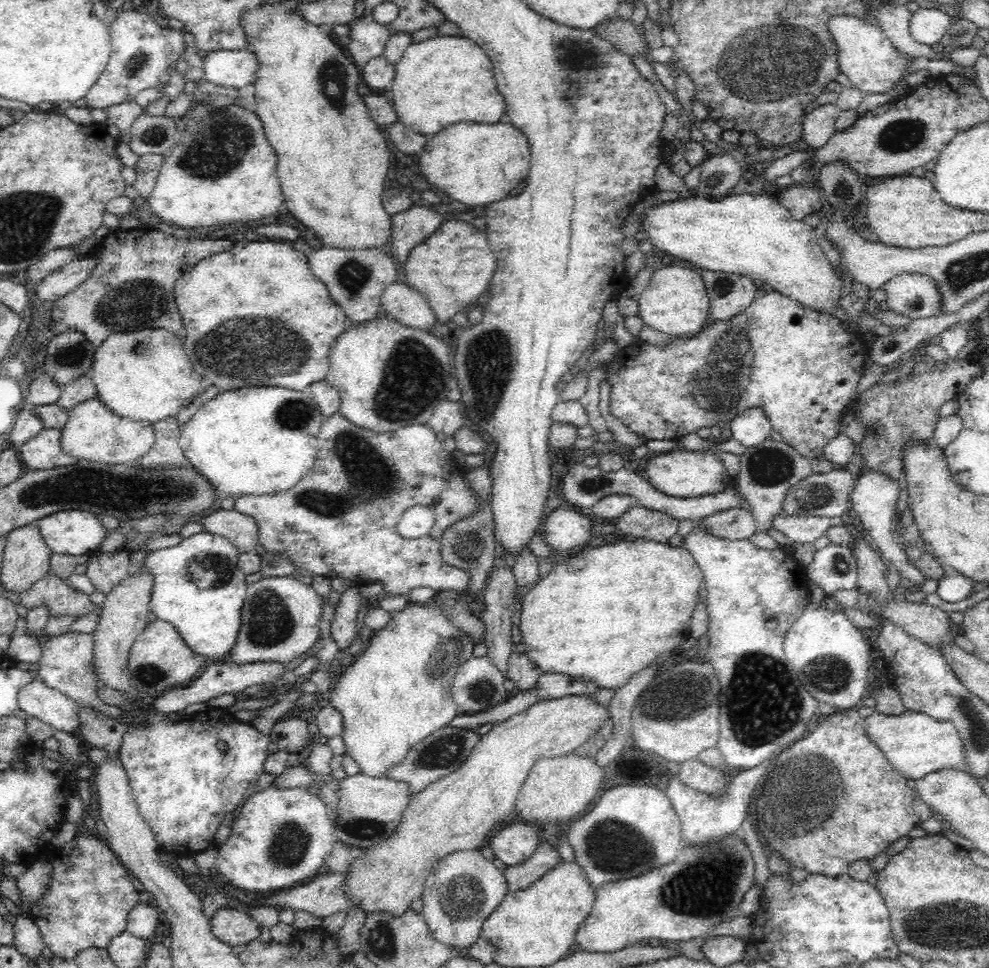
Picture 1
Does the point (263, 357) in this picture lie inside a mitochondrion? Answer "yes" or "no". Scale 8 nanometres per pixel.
yes

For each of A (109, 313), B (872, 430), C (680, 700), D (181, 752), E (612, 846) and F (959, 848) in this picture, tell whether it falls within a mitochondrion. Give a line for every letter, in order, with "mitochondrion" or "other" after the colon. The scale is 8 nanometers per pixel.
A: mitochondrion
B: other
C: mitochondrion
D: other
E: mitochondrion
F: other

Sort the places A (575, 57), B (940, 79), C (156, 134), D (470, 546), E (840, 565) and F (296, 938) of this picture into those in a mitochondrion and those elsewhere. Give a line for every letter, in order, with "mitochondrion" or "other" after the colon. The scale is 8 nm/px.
A: mitochondrion
B: other
C: mitochondrion
D: mitochondrion
E: mitochondrion
F: other

